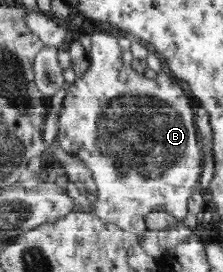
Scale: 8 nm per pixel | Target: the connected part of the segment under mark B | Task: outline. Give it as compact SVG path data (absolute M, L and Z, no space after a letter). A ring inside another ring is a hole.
M96 32L90 39L91 49L86 52L89 67L81 78L75 78L64 97L57 117L56 139L64 151L78 157L91 171L98 194L97 200L91 204L92 212L104 222L139 236L145 235L150 213L169 212L179 221L189 213L189 199L199 184L205 161L193 100L185 95L181 85L175 83L175 77L167 70L149 79L143 73L123 65L123 49L113 35Z

